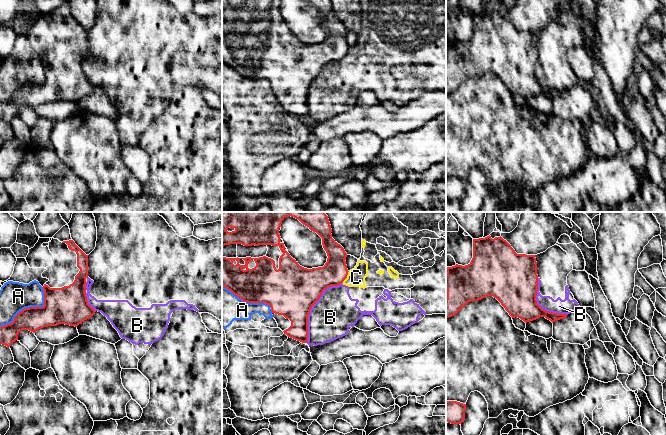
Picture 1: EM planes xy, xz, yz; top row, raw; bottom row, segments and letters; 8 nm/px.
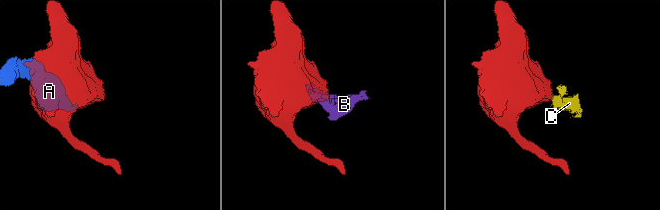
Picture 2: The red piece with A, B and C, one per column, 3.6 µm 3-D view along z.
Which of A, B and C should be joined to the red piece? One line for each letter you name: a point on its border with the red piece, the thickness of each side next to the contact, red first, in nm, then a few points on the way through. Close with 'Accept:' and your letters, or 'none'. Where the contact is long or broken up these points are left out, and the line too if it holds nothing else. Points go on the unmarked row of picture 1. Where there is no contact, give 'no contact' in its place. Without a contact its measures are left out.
Accept: none

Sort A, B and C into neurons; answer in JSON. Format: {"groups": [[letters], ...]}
{"groups": [["A"], ["B", "C"]]}

